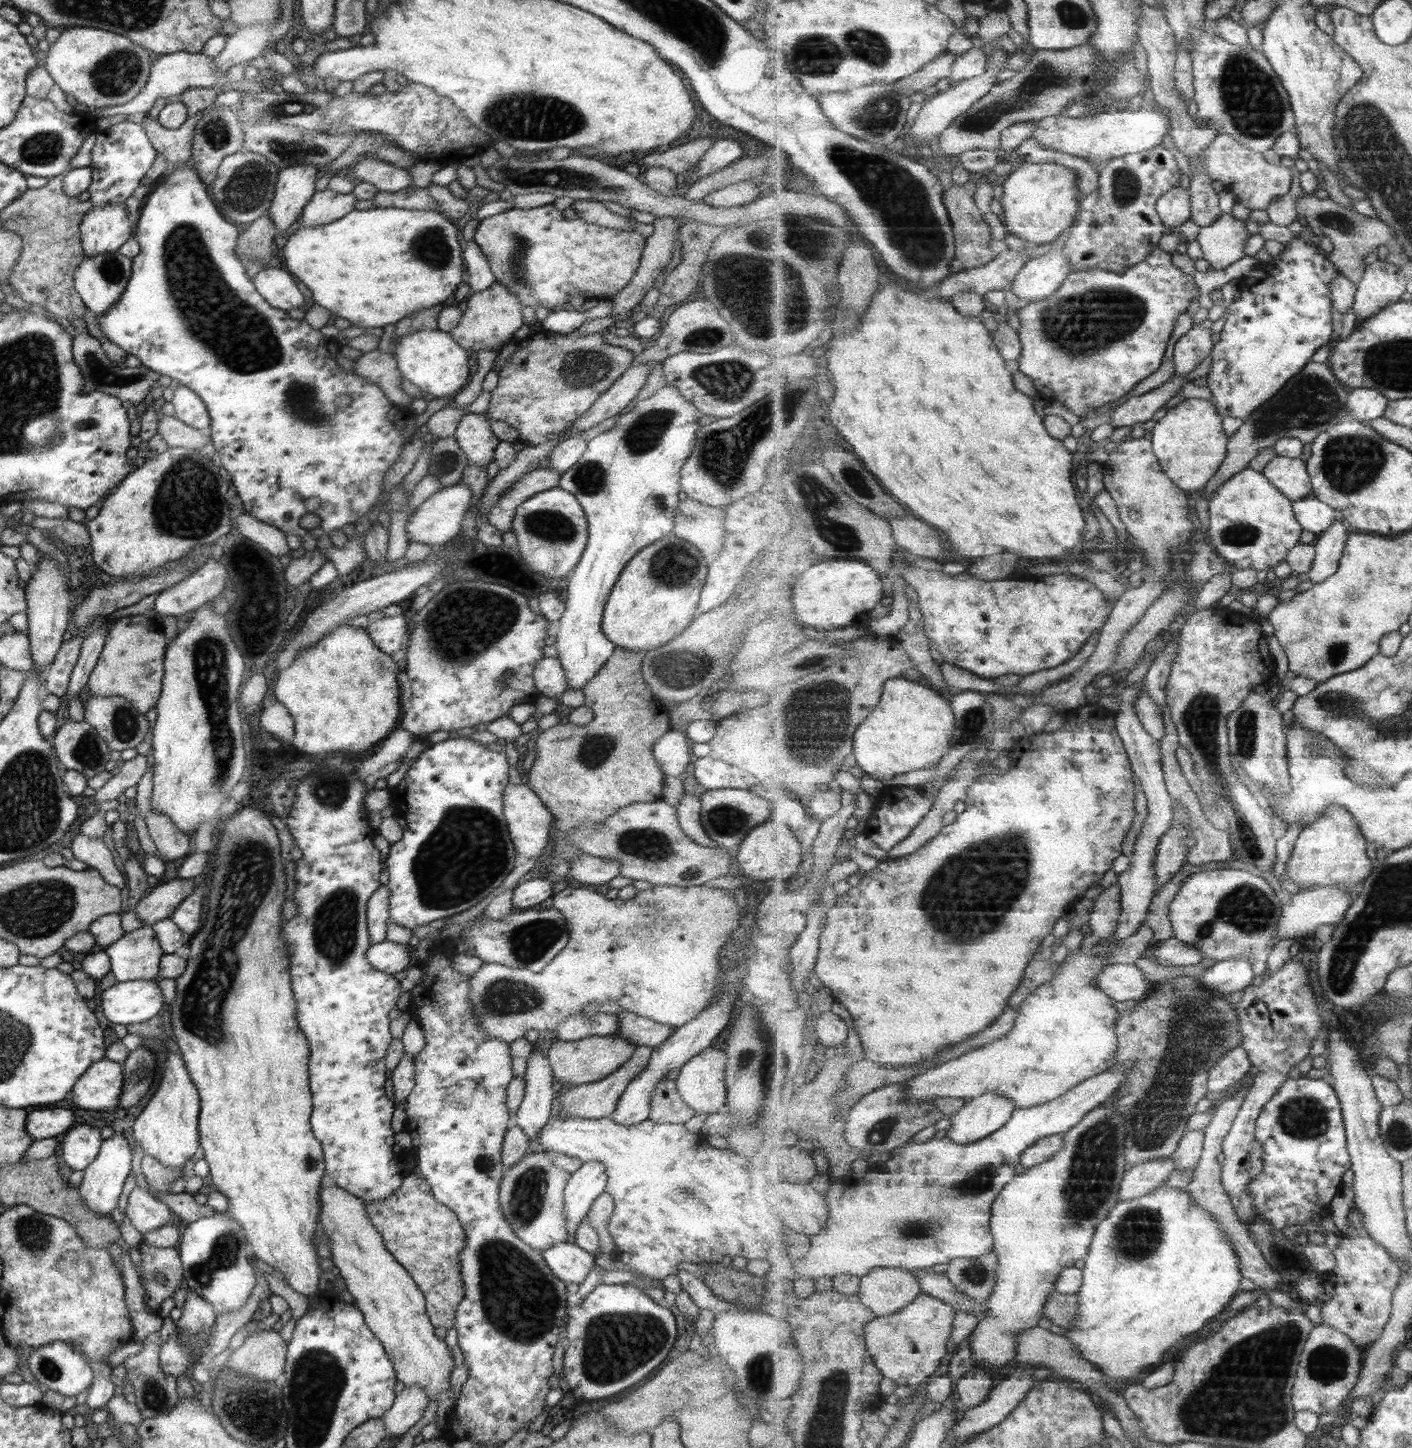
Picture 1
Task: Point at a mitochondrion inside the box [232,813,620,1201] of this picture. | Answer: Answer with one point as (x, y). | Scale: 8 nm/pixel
(335, 927)

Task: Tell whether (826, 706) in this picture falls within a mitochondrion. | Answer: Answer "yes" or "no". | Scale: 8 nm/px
yes

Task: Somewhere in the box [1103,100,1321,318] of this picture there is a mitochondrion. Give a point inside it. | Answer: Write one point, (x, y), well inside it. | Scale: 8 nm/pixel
(1124, 185)

